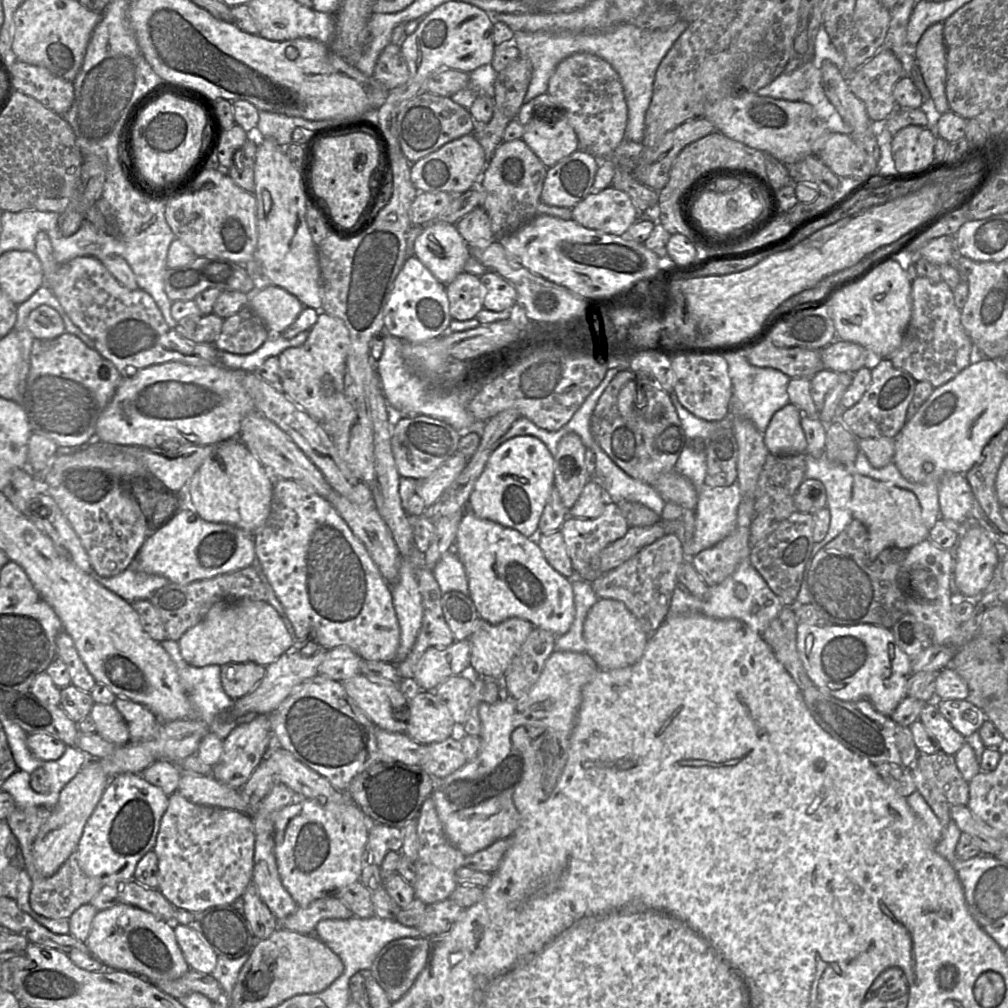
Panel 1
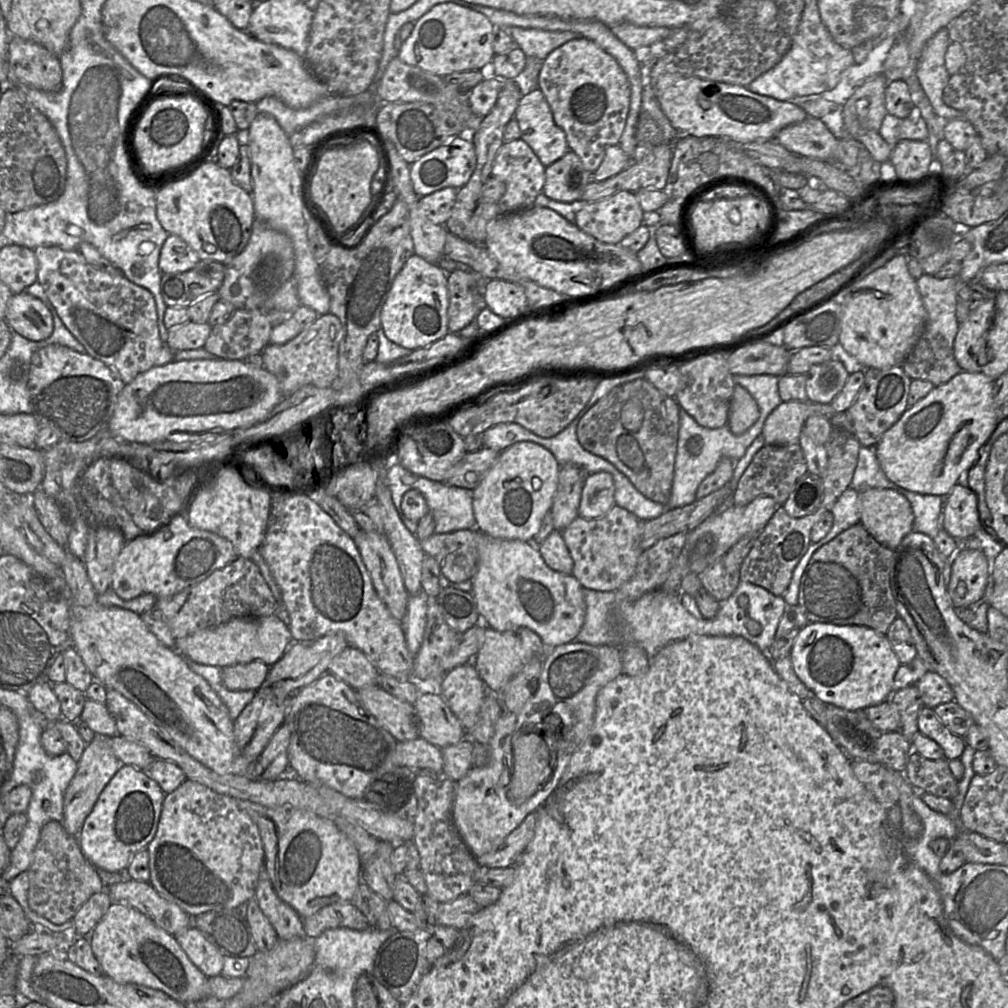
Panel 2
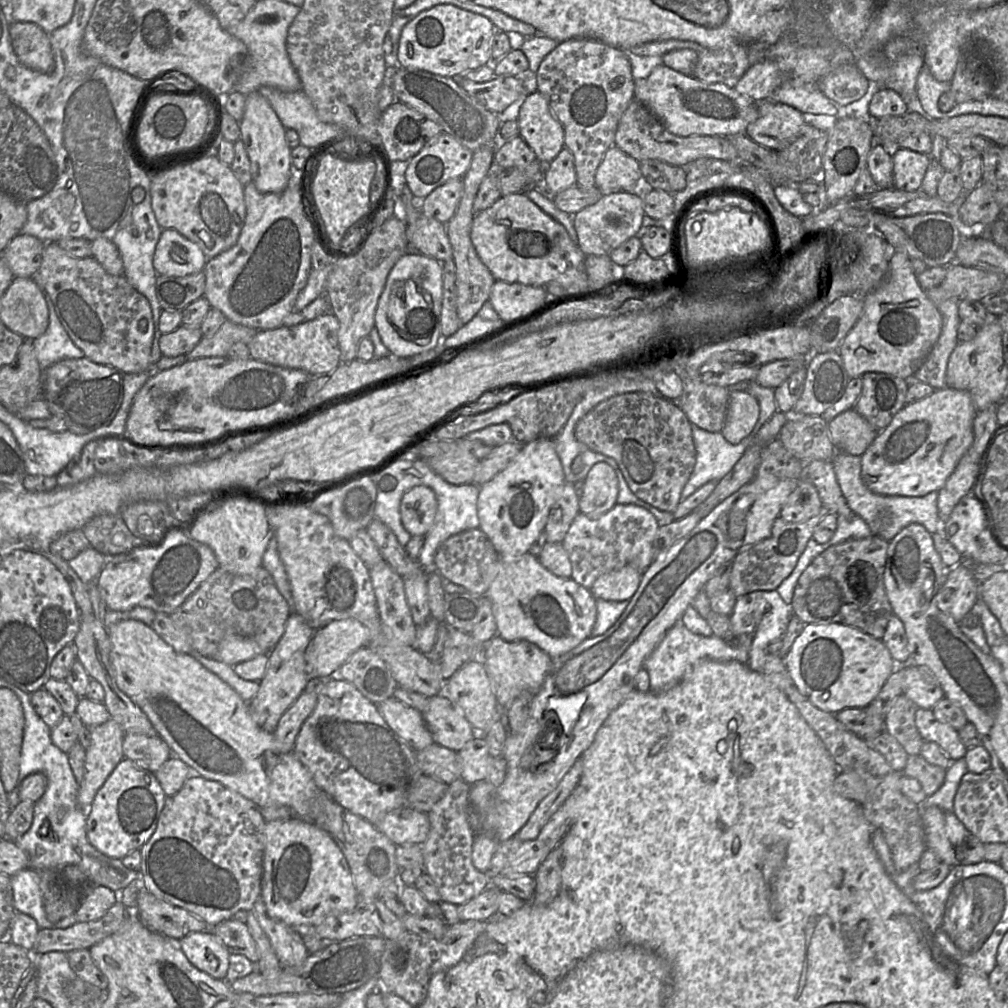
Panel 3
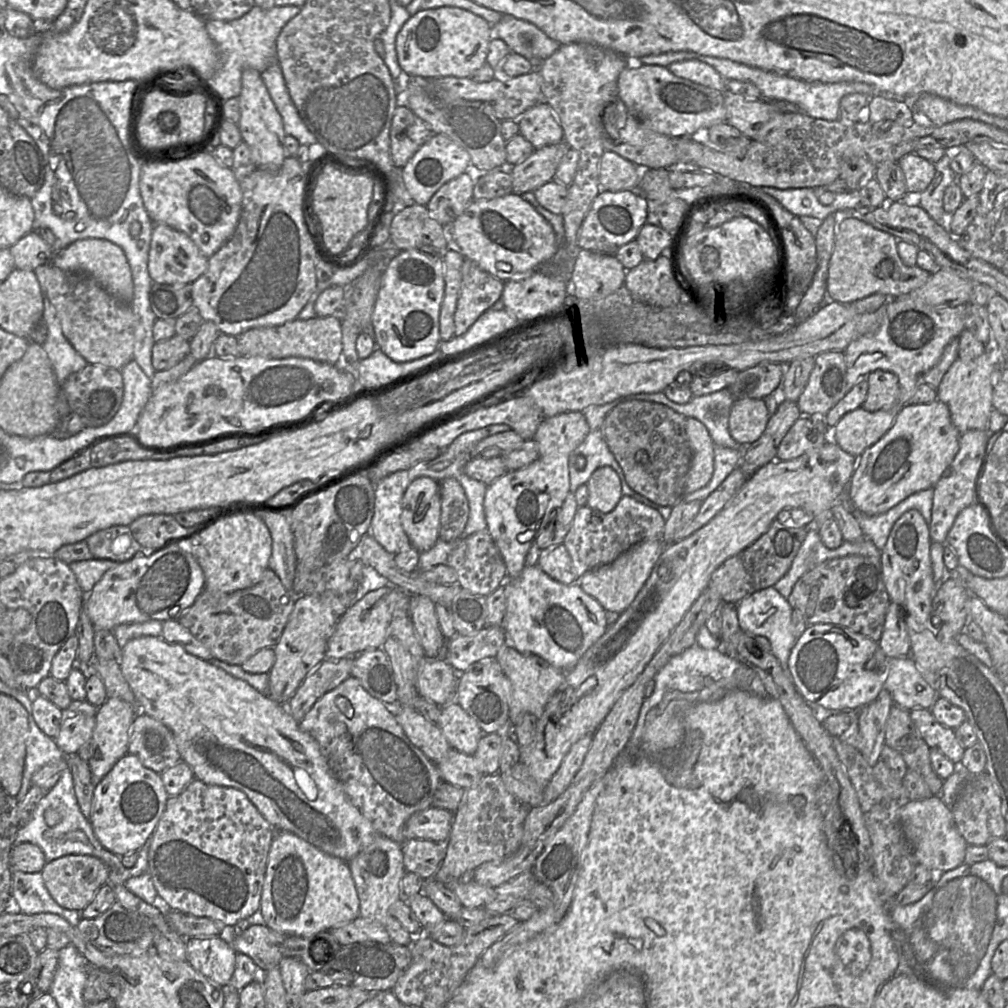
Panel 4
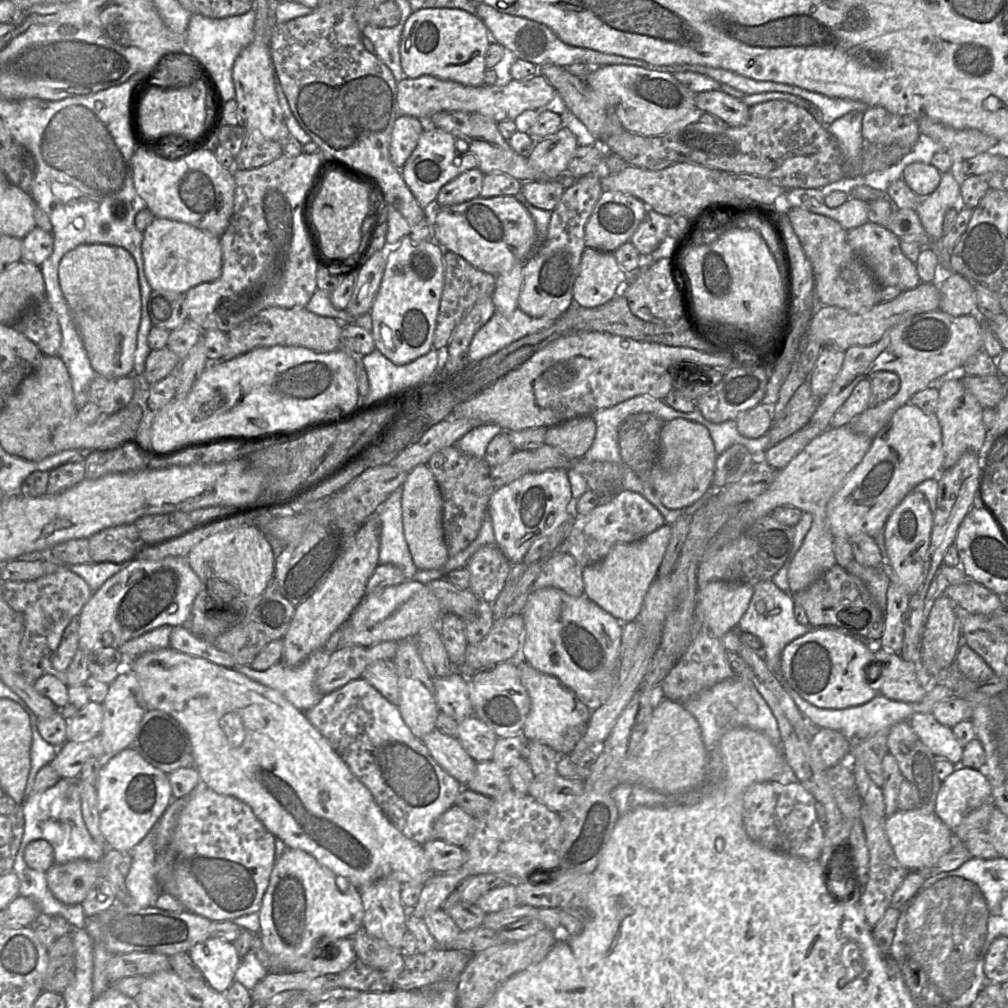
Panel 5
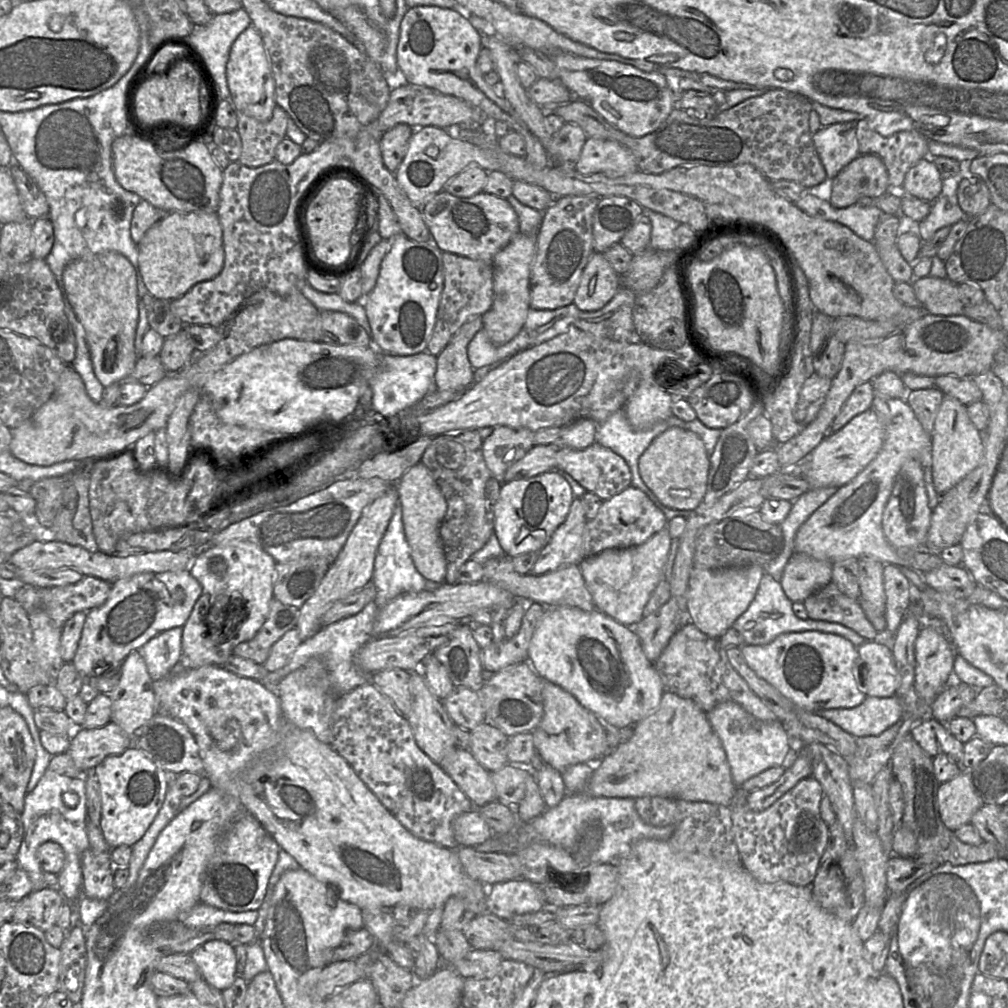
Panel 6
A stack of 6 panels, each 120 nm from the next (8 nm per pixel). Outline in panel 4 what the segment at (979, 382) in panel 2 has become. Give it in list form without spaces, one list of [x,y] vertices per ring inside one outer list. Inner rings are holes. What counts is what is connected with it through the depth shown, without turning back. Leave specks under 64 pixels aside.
[[[936,399],[929,404],[904,406],[887,433],[858,458],[847,487],[853,506],[866,515],[879,515],[916,492],[934,488],[958,453],[960,436],[961,433],[951,421],[948,406],[940,400]]]

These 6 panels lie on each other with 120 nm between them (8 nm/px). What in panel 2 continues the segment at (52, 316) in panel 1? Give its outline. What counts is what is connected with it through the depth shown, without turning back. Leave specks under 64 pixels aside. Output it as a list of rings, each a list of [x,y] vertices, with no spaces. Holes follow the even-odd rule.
[[[27,291],[14,294],[7,306],[5,321],[15,332],[32,341],[48,338],[53,331],[53,317],[46,305]]]

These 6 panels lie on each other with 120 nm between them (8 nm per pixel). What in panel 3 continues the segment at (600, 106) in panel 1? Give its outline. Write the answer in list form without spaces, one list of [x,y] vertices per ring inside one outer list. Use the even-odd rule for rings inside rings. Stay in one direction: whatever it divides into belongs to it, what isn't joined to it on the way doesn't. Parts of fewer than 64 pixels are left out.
[[[573,38],[559,43],[541,62],[537,72],[537,91],[546,99],[552,113],[561,123],[564,129],[564,147],[568,148],[574,157],[574,167],[576,171],[576,186],[583,189],[590,189],[595,186],[595,174],[600,165],[605,152],[614,145],[615,133],[619,120],[629,103],[634,99],[634,78],[632,76],[632,66],[628,53],[624,50],[602,43],[596,39]]]

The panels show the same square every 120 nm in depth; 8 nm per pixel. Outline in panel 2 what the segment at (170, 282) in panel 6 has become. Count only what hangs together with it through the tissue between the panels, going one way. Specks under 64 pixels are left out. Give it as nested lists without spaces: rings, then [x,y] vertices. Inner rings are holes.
[[[169,234],[159,255],[158,266],[162,274],[182,273],[194,268],[199,255],[183,239]]]

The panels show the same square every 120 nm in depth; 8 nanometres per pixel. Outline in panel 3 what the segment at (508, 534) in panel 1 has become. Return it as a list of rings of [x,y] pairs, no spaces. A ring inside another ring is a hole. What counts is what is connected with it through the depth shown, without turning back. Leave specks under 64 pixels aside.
[[[529,552],[516,559],[501,559],[500,569],[485,595],[492,604],[497,635],[506,641],[532,642],[551,658],[590,637],[596,620],[596,599],[590,590],[571,577],[552,574]]]

